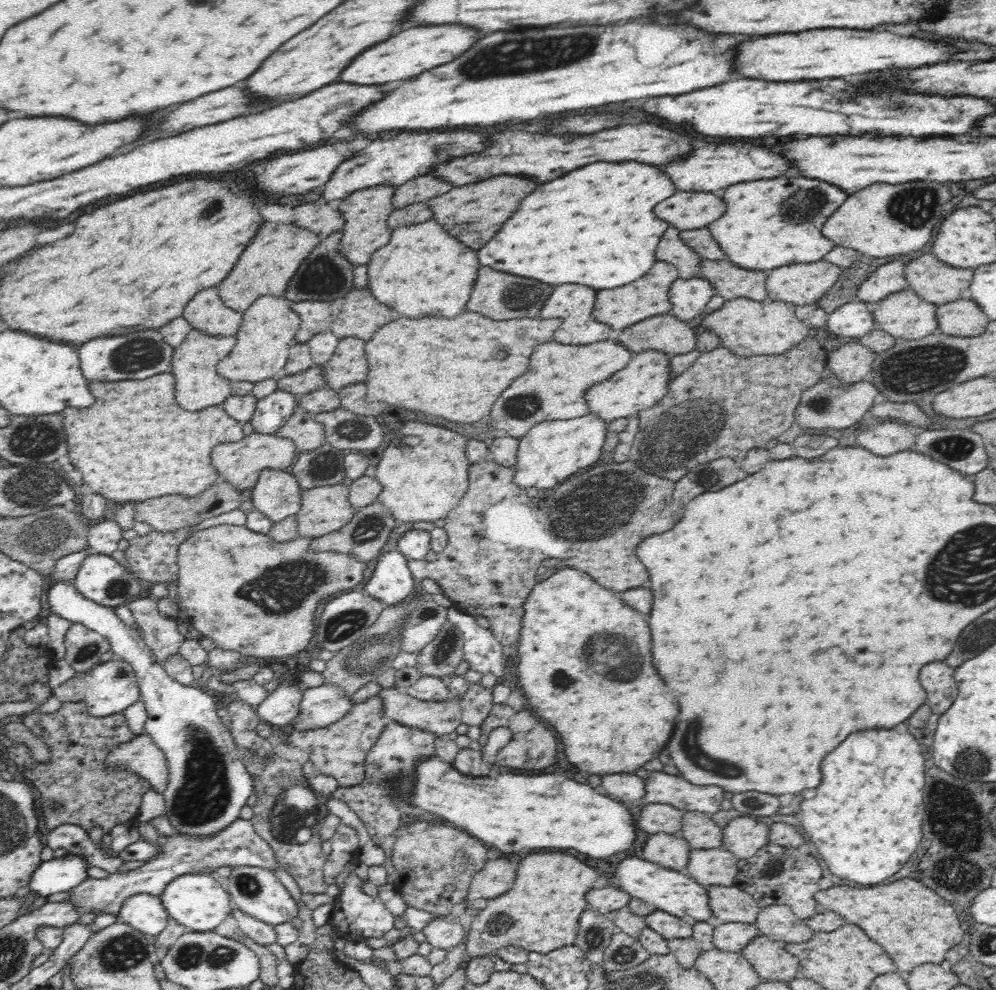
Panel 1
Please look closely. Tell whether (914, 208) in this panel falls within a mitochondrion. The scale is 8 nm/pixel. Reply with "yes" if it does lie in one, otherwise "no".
yes

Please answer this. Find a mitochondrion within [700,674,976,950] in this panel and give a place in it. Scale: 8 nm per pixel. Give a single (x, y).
(774, 864)

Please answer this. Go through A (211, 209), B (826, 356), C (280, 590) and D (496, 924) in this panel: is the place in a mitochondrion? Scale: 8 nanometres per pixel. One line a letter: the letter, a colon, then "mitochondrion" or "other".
A: mitochondrion
B: other
C: mitochondrion
D: mitochondrion

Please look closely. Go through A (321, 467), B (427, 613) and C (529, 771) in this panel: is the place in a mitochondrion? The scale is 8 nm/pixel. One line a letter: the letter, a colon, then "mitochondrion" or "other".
A: mitochondrion
B: mitochondrion
C: other

